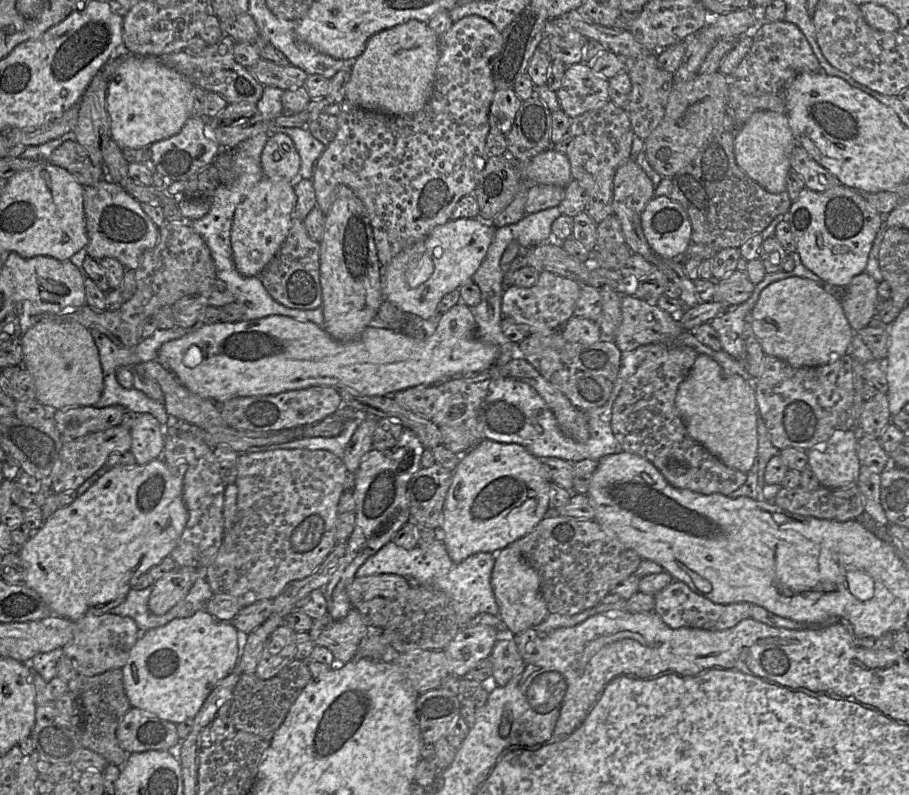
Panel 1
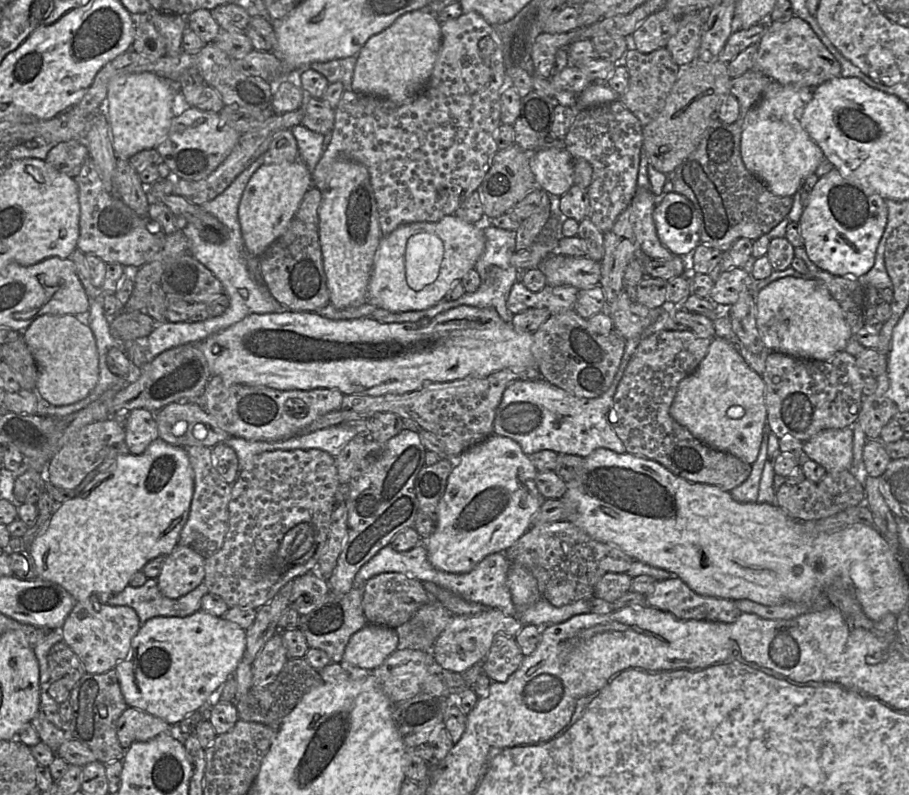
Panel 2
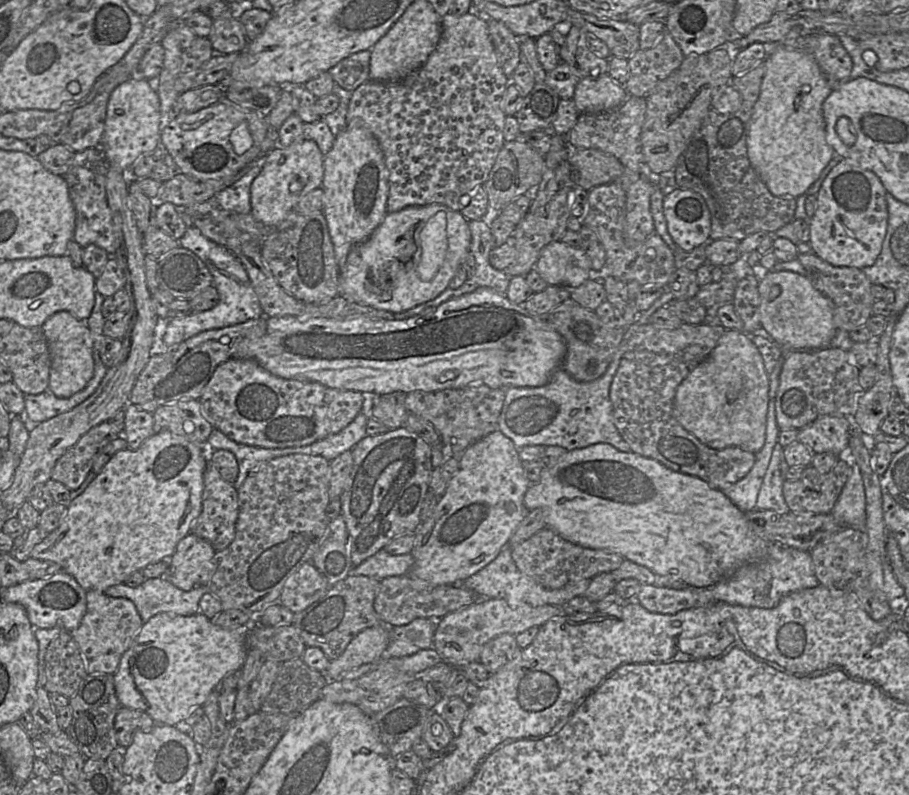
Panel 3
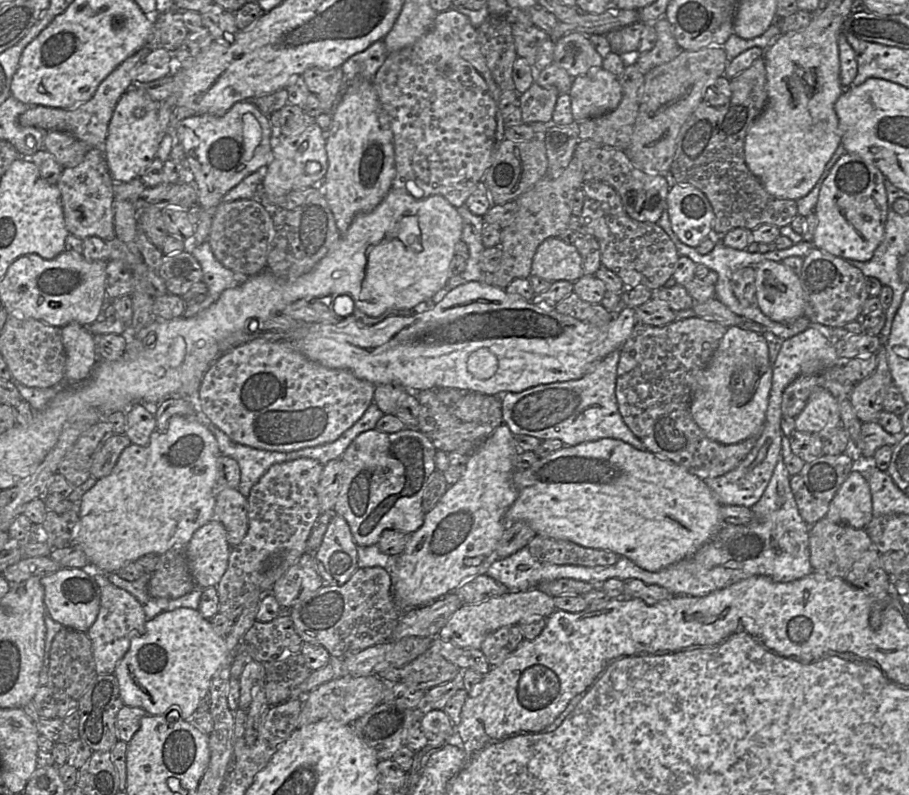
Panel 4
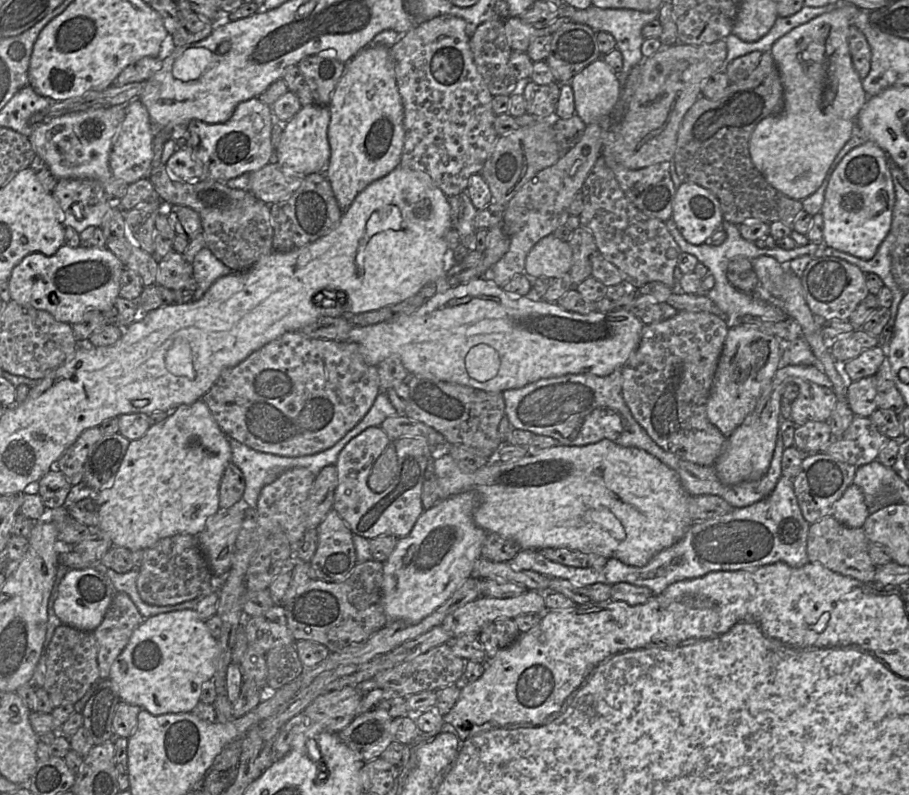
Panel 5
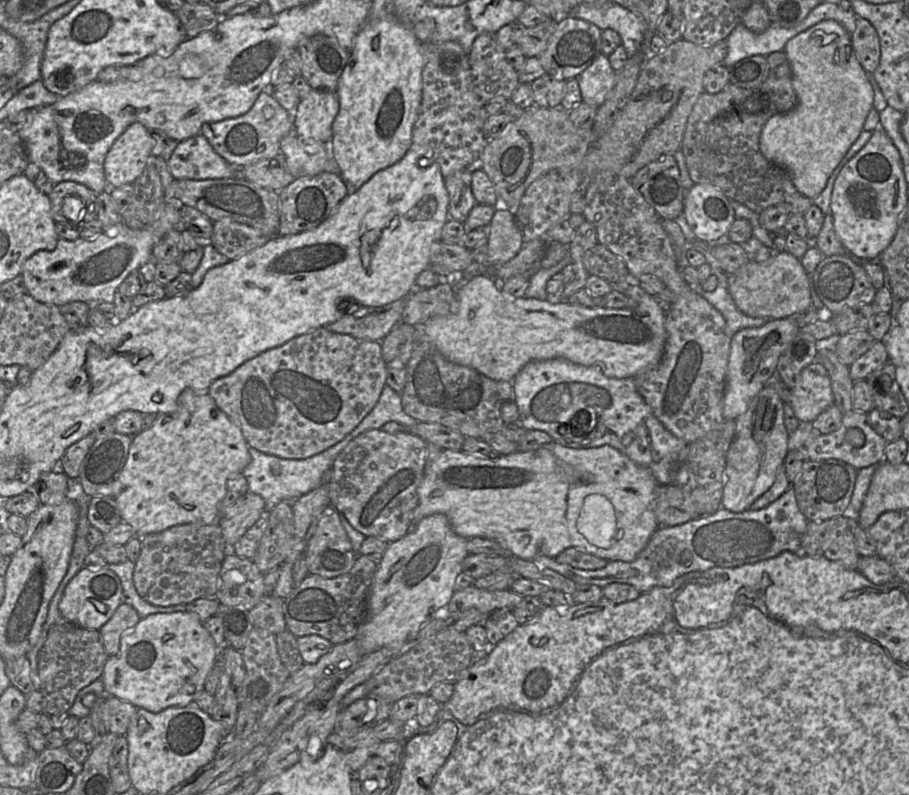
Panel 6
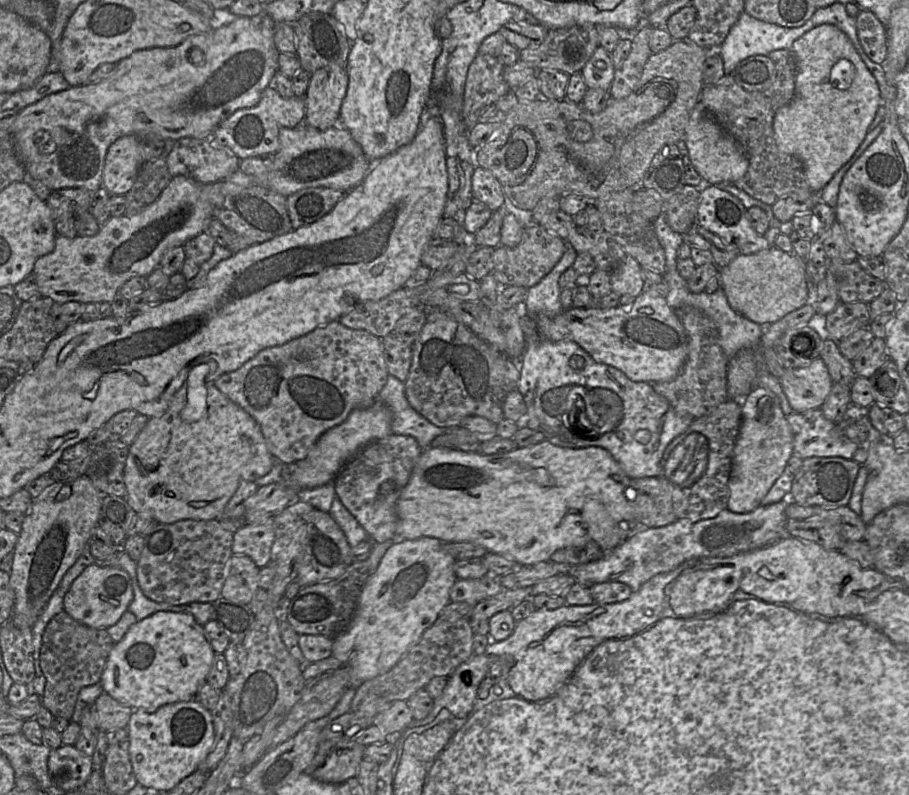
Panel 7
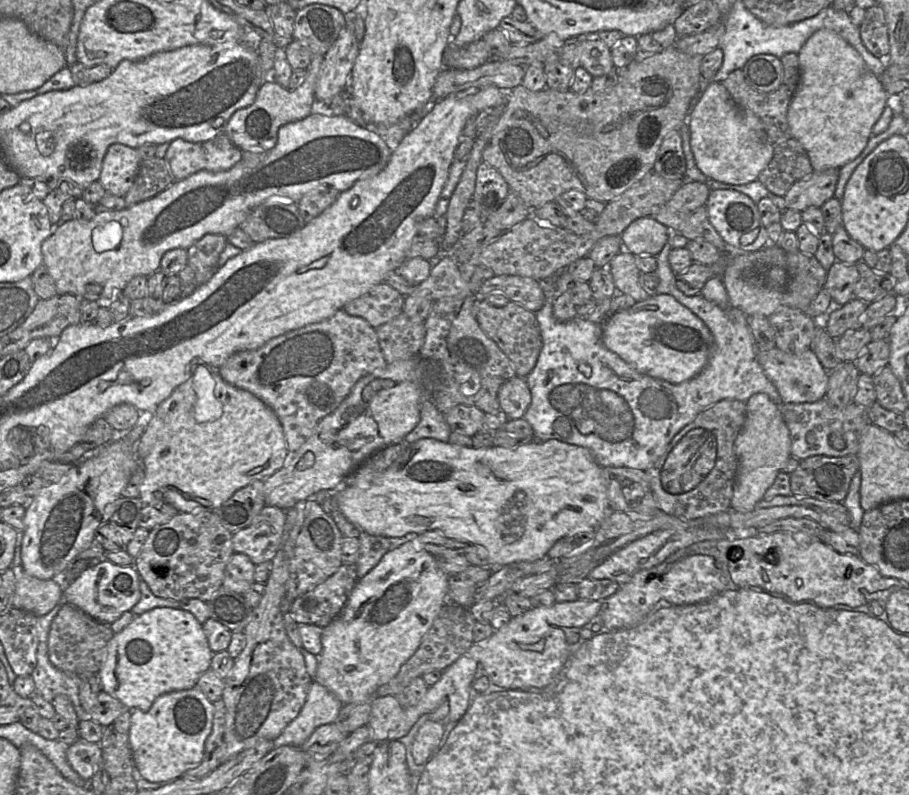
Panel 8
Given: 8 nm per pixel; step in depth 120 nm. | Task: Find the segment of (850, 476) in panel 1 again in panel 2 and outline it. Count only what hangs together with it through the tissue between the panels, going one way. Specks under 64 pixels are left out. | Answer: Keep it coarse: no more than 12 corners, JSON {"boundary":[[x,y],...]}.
{"boundary":[[853,428],[825,429],[803,442],[827,473],[853,464]]}

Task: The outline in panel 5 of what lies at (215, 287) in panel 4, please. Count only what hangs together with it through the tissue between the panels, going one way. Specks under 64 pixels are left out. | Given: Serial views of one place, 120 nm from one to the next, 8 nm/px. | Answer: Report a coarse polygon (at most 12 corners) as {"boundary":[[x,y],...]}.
{"boundary":[[207,246],[195,256],[193,275],[197,290],[192,301],[232,270]]}

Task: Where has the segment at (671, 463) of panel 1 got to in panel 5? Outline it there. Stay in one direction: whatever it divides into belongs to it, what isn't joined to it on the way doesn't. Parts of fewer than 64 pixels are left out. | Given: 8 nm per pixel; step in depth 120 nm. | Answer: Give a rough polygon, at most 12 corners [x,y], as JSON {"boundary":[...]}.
{"boundary":[[714,314],[643,326],[622,395],[663,450],[714,466]]}

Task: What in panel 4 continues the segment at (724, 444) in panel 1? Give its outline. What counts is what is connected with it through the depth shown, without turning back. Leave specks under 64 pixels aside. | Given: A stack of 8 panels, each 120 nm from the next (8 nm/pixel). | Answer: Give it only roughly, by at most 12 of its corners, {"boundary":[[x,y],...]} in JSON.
{"boundary":[[727,328],[690,405],[725,445],[760,435],[773,377],[765,338]]}

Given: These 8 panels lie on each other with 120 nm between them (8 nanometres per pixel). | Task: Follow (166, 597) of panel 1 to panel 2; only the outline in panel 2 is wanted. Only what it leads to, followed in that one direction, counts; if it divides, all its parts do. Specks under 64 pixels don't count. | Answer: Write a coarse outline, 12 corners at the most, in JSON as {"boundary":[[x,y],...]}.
{"boundary":[[176,545],[157,577],[178,599],[205,577],[205,558]]}

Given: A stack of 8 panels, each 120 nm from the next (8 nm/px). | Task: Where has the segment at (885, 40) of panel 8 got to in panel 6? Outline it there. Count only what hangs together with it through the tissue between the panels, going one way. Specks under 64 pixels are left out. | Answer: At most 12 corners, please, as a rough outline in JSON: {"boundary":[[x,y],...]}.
{"boundary":[[857,17],[854,52],[868,74],[880,64],[877,31]]}

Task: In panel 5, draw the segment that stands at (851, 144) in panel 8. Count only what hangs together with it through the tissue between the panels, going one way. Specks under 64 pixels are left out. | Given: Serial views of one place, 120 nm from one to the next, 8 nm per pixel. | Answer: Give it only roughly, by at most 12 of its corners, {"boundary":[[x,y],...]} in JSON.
{"boundary":[[834,10],[770,51],[784,107],[749,154],[772,187],[821,186],[869,98]]}

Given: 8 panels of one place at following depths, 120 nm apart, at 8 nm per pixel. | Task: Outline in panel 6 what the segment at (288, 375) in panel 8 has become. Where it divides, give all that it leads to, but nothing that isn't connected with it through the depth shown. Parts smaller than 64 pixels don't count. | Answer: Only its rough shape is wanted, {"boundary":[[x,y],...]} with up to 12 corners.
{"boundary":[[323,326],[208,394],[250,447],[305,459],[385,385],[381,341]]}

